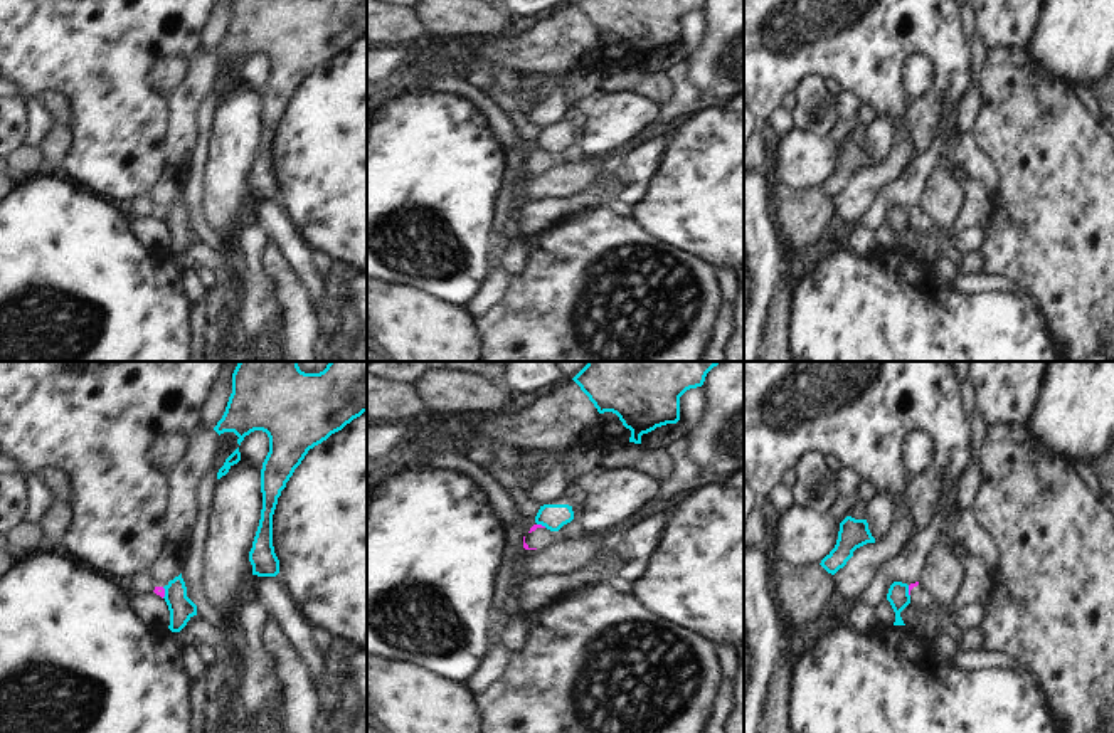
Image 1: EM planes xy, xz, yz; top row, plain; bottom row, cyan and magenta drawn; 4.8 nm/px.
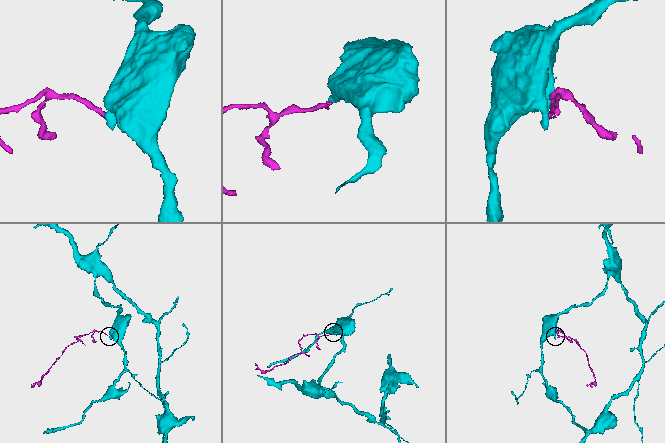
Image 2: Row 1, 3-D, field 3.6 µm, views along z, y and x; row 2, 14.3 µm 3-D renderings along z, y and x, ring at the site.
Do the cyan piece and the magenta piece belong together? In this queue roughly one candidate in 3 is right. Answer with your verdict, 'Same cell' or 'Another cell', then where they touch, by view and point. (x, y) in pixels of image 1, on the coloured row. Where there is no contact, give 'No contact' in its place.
Another cell. Touches cyan at xy (165, 592).

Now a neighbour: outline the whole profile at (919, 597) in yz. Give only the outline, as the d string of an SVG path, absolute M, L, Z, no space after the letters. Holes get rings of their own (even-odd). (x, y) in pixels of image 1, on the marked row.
M919 582L909 585L909 595L910 604L922 614L937 614L941 622L951 629L954 617L952 612L947 612L944 609L939 609L931 595L926 592L924 587L919 585Z

